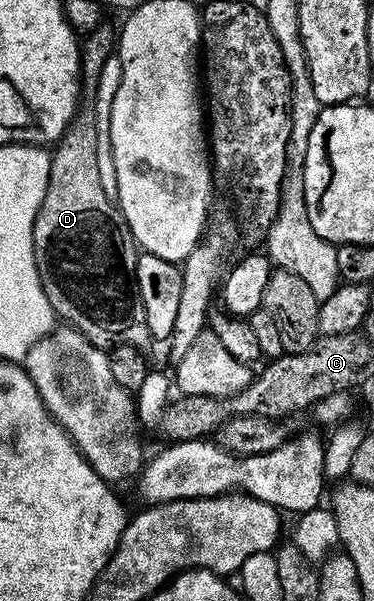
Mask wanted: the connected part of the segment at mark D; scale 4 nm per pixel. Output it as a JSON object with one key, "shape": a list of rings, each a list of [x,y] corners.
{"shape":[[[102,23],[83,38],[80,51],[83,104],[55,146],[56,154],[51,154],[44,198],[32,232],[38,275],[52,312],[105,351],[118,345],[144,347],[150,341],[146,307],[136,282],[138,246],[109,186],[98,175],[96,88],[100,86],[104,64],[113,60],[117,41],[117,30],[112,30],[108,23]]]}

